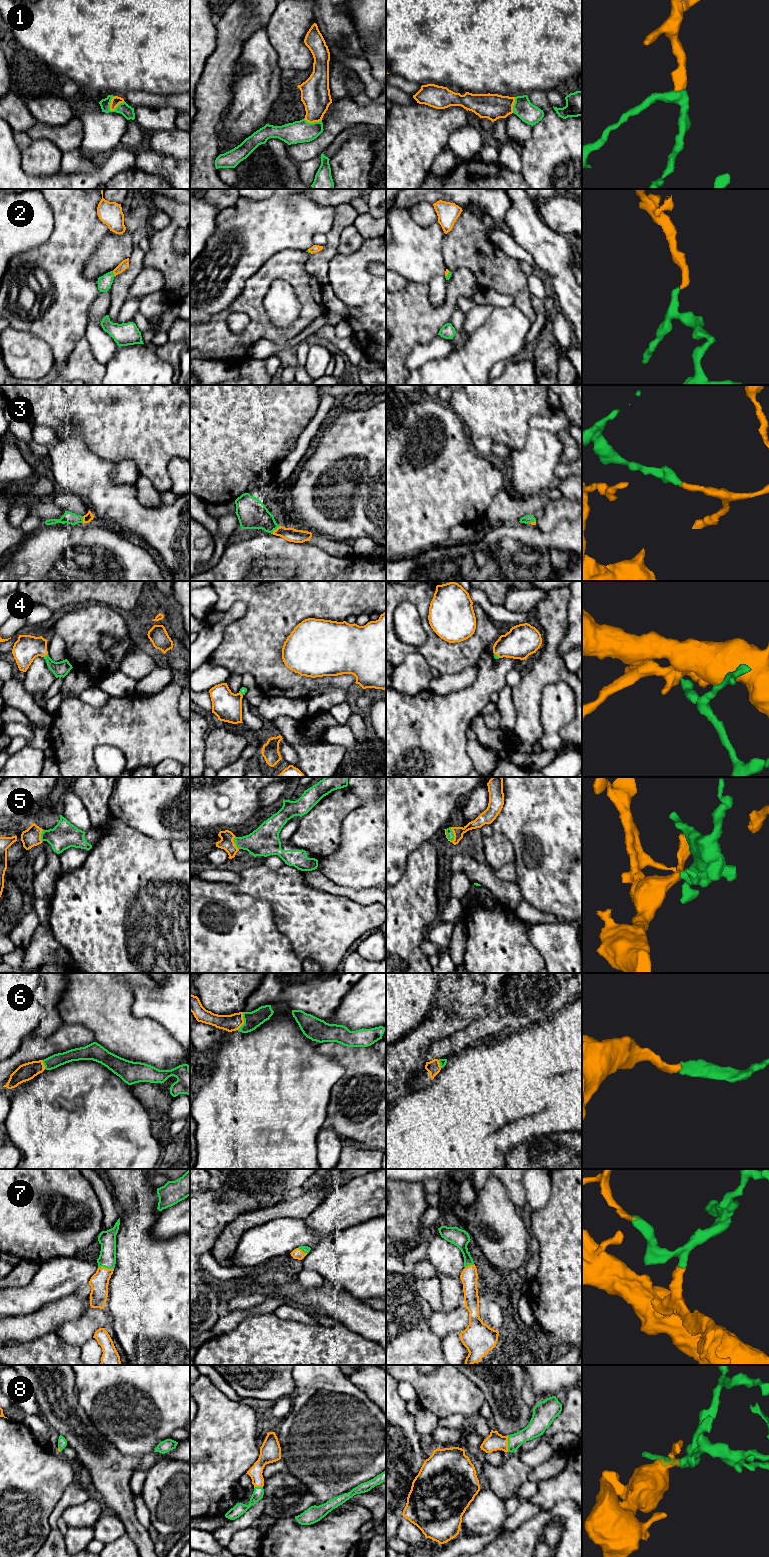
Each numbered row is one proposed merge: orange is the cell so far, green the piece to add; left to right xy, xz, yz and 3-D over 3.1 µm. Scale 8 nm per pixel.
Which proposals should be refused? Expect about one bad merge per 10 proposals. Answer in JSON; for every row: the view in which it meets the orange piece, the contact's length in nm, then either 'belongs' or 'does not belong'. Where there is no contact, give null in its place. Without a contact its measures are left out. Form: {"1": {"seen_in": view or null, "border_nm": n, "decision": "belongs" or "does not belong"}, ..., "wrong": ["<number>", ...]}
{"1": {"seen_in": "xy", "border_nm": 140, "decision": "belongs"}, "2": {"seen_in": "xy", "border_nm": 50, "decision": "belongs"}, "3": {"seen_in": "xz", "border_nm": 100, "decision": "belongs"}, "4": {"seen_in": "xy", "border_nm": 50, "decision": "belongs"}, "5": {"seen_in": "yz", "border_nm": 120, "decision": "belongs"}, "6": {"seen_in": "xz", "border_nm": 150, "decision": "belongs"}, "7": {"seen_in": "xy", "border_nm": 130, "decision": "belongs"}, "8": {"seen_in": "yz", "border_nm": 140, "decision": "belongs"}, "wrong": []}

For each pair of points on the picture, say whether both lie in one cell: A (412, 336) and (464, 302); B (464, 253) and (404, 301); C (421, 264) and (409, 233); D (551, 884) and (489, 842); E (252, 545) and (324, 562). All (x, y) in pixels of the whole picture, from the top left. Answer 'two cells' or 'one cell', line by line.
A: two cells
B: two cells
C: one cell
D: two cells
E: one cell

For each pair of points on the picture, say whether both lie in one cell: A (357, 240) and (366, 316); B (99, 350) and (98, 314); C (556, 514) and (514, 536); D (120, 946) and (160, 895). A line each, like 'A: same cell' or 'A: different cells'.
A: different cells
B: same cell
C: different cells
D: same cell

